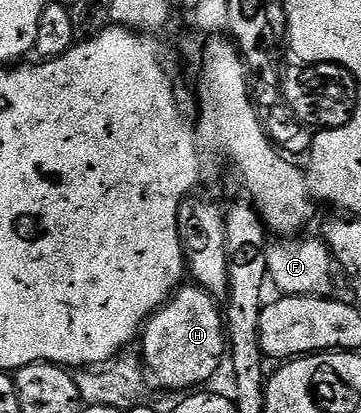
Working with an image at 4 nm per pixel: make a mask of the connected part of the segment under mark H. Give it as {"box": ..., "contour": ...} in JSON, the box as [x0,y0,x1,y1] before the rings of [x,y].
{"box":[141,284,229,392],"contour":[[[194,284],[187,285],[184,285],[182,288],[176,290],[171,301],[168,302],[167,305],[165,306],[160,306],[159,309],[156,310],[155,313],[152,314],[151,317],[147,319],[141,331],[141,343],[143,342],[143,350],[141,349],[141,358],[142,361],[145,363],[146,369],[150,371],[150,373],[151,370],[153,373],[155,373],[156,380],[159,381],[160,384],[163,385],[165,389],[183,390],[182,392],[194,391],[196,388],[202,387],[199,386],[202,384],[202,382],[209,381],[210,378],[213,377],[214,374],[218,372],[219,365],[221,365],[222,362],[224,365],[225,355],[228,353],[229,350],[229,343],[225,333],[225,318],[224,315],[221,313],[220,303],[217,301],[216,298],[214,298],[212,294],[207,293],[206,290]]]}

